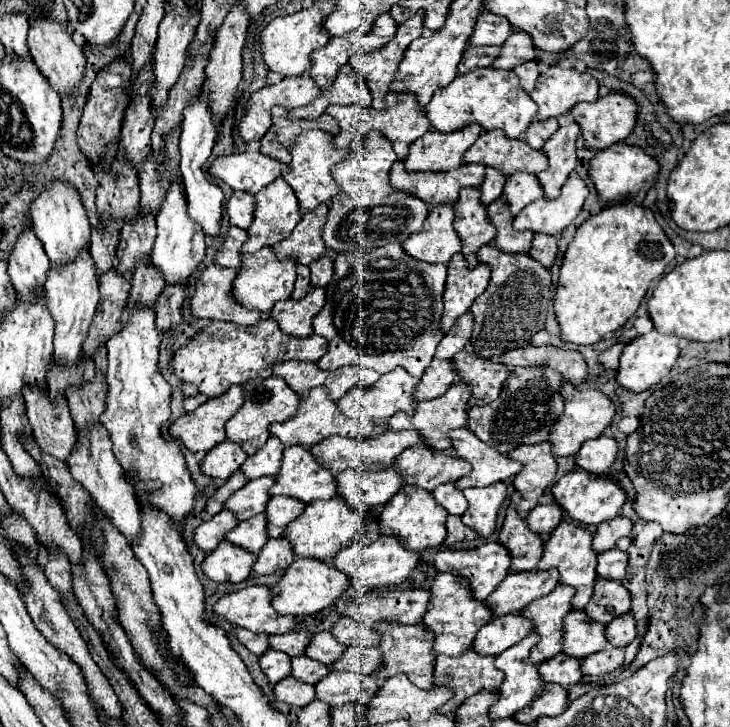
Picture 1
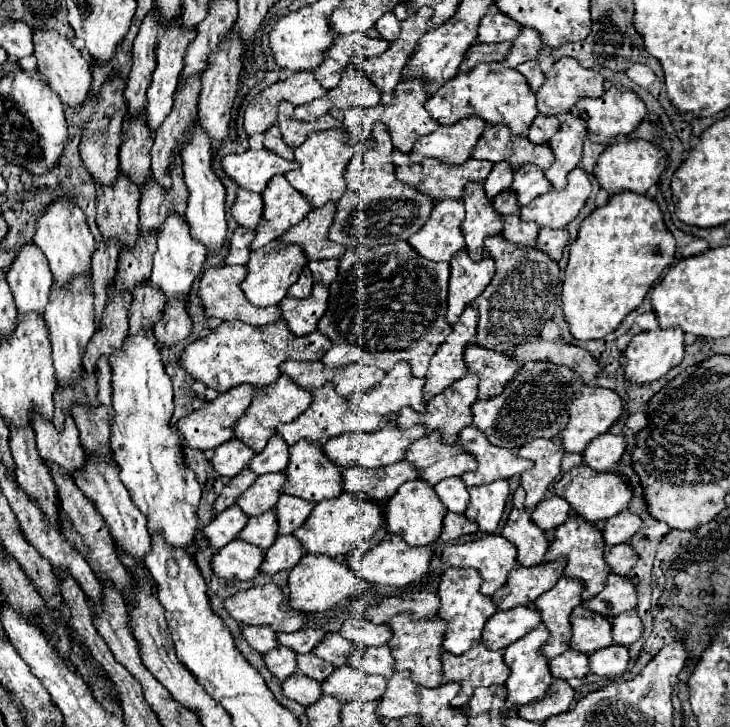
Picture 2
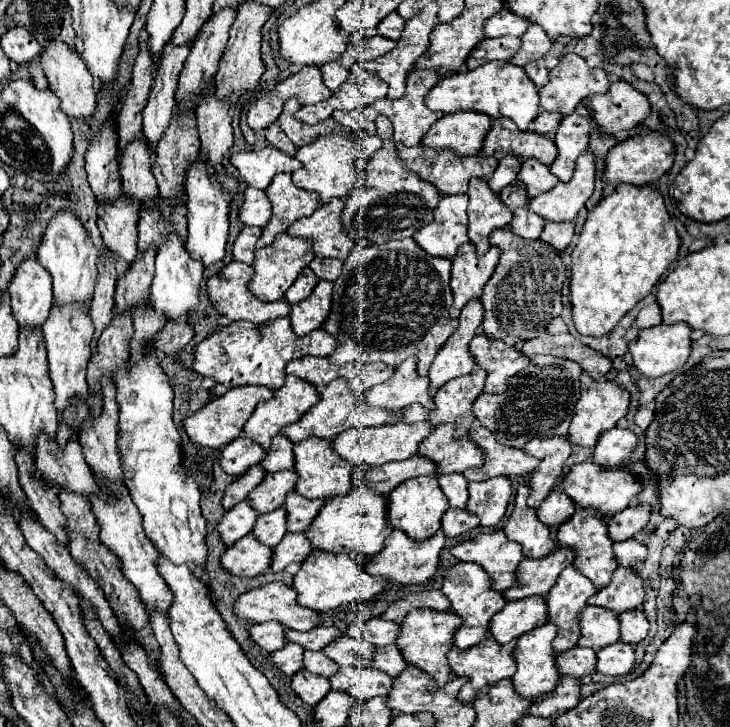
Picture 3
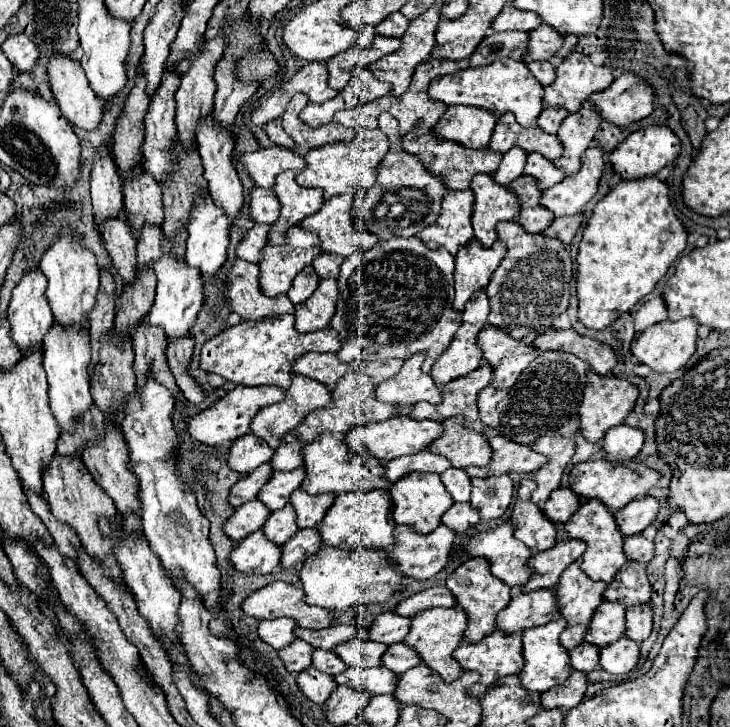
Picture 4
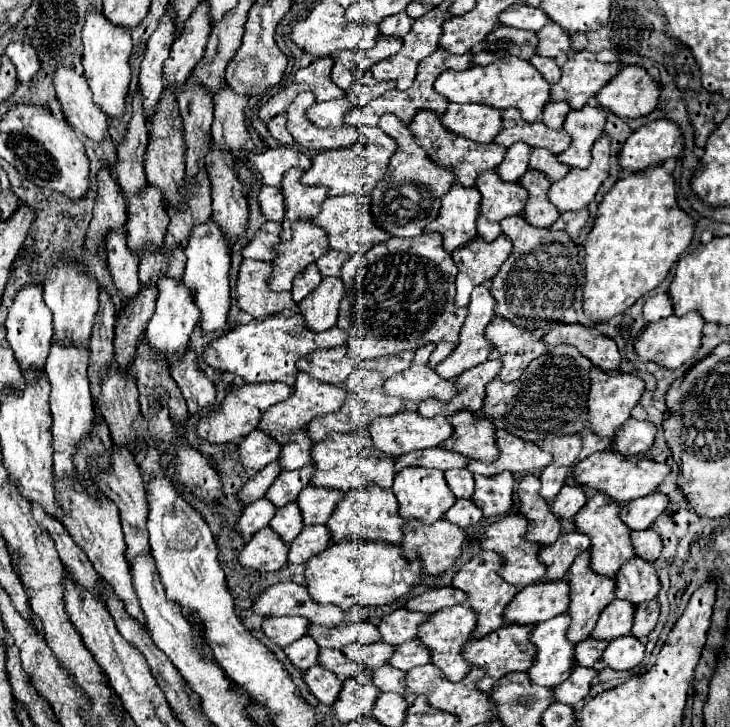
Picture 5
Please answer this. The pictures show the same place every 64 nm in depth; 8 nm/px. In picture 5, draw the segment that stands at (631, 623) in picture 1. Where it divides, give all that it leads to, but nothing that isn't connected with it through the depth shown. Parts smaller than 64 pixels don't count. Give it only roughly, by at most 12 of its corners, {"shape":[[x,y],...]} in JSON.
{"shape":[[658,600],[638,604],[630,634],[640,640],[654,630]]}

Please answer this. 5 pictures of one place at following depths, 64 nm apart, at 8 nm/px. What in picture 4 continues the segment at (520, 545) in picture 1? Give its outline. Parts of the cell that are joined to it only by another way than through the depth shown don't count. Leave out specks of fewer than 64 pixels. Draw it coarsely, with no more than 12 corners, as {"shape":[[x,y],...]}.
{"shape":[[524,478],[512,512],[516,538],[532,554],[556,544],[556,526],[532,502]]}

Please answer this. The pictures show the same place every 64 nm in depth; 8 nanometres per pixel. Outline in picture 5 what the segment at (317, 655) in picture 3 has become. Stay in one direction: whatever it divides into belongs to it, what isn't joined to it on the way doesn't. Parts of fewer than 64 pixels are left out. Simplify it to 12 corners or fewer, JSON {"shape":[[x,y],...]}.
{"shape":[[336,648],[320,650],[320,664],[344,678],[356,676],[360,664]]}

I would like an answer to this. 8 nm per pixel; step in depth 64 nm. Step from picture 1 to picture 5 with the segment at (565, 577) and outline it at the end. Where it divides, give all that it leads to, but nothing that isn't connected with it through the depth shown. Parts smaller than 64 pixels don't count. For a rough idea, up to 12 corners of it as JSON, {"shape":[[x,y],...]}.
{"shape":[[596,492],[574,518],[590,568],[616,576],[636,554],[622,504]]}

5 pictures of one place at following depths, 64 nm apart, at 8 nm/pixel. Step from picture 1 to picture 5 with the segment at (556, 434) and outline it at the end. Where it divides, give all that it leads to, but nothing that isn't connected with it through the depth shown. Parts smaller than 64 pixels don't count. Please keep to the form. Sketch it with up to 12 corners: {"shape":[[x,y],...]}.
{"shape":[[592,368],[590,428],[612,436],[644,394],[644,380]]}

